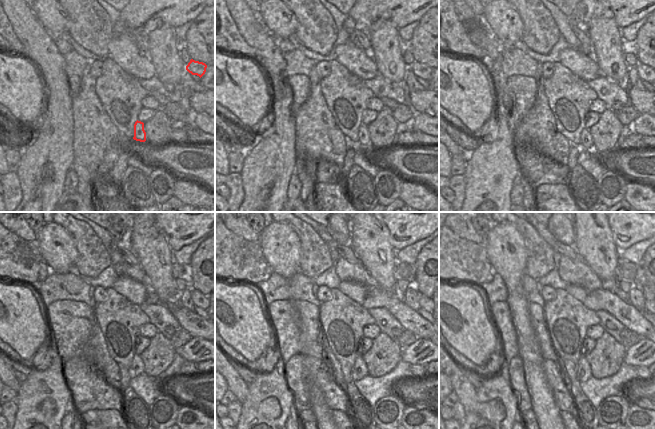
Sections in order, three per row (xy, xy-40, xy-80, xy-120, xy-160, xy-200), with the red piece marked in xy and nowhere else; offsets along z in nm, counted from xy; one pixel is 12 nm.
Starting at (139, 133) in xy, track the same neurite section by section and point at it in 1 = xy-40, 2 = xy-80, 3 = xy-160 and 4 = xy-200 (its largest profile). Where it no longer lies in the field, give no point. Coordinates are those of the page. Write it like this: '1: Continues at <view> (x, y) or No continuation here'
1: Continues at xy-40 (364, 138)
2: Continues at xy-80 (586, 137)
3: Continues at xy-160 (359, 361)
4: Continues at xy-200 (583, 361)

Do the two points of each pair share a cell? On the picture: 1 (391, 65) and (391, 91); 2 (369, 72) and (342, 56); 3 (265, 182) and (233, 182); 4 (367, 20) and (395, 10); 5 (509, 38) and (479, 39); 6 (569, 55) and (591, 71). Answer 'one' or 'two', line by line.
1: two
2: one
3: two
4: one
5: two
6: one

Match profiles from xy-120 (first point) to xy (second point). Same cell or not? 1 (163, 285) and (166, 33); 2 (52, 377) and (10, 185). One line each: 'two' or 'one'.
1: one
2: two

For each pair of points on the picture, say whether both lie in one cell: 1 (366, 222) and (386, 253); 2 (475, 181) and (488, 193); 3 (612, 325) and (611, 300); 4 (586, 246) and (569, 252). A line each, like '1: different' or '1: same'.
1: same
2: same
3: different
4: different

